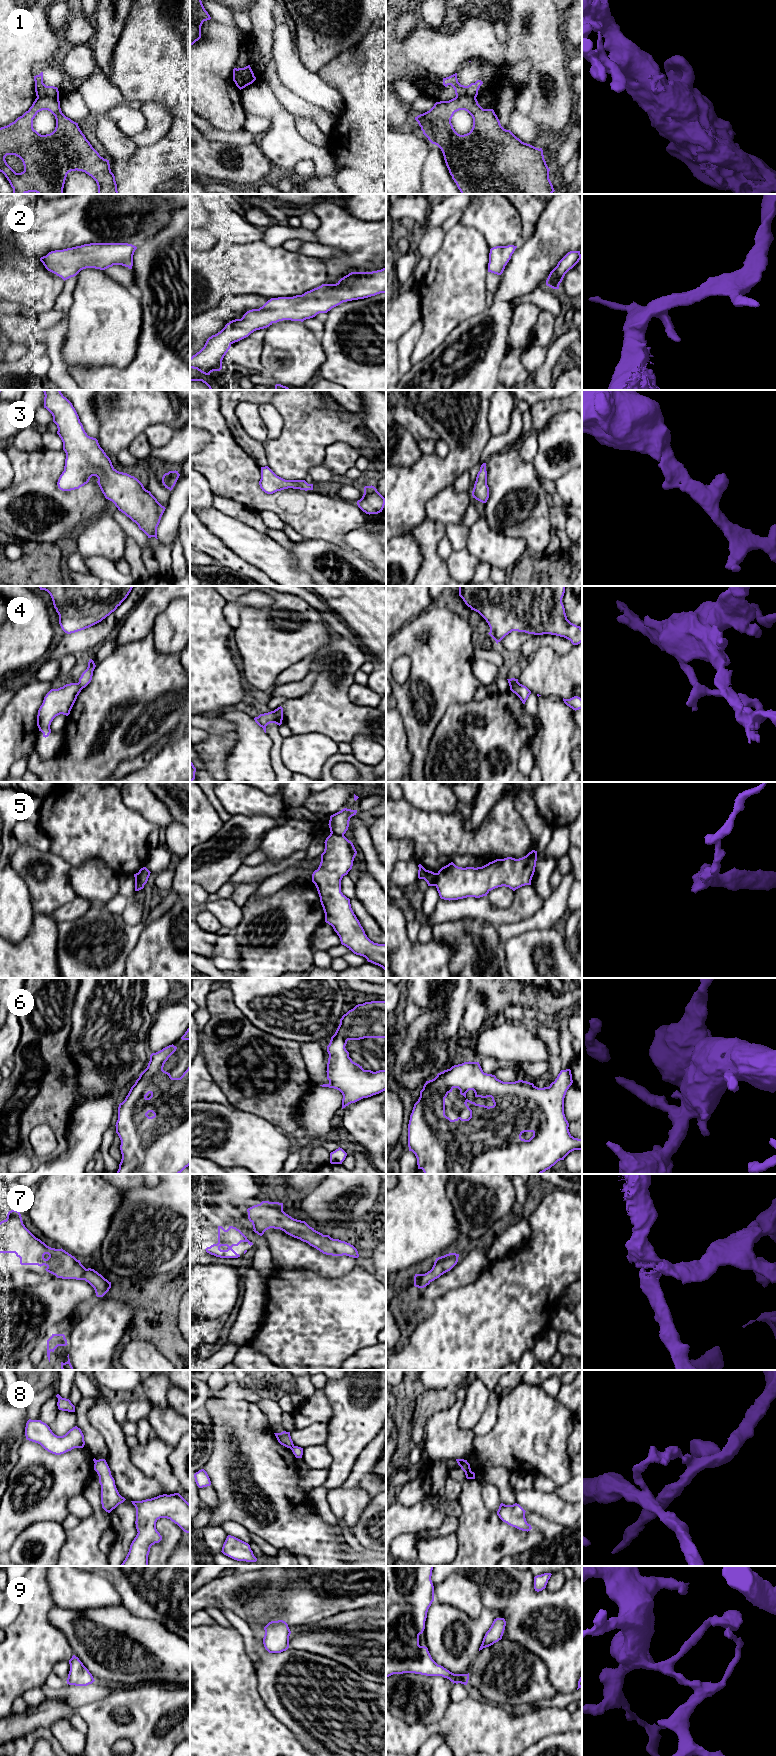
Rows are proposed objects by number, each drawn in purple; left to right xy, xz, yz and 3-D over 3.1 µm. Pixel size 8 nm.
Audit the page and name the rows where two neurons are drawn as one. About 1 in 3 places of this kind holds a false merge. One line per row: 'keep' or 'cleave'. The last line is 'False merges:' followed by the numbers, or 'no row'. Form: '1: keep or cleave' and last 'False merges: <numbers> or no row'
1: cleave
2: keep
3: keep
4: cleave
5: cleave
6: keep
7: keep
8: cleave
9: keep
False merges: 1, 4, 5, 8

